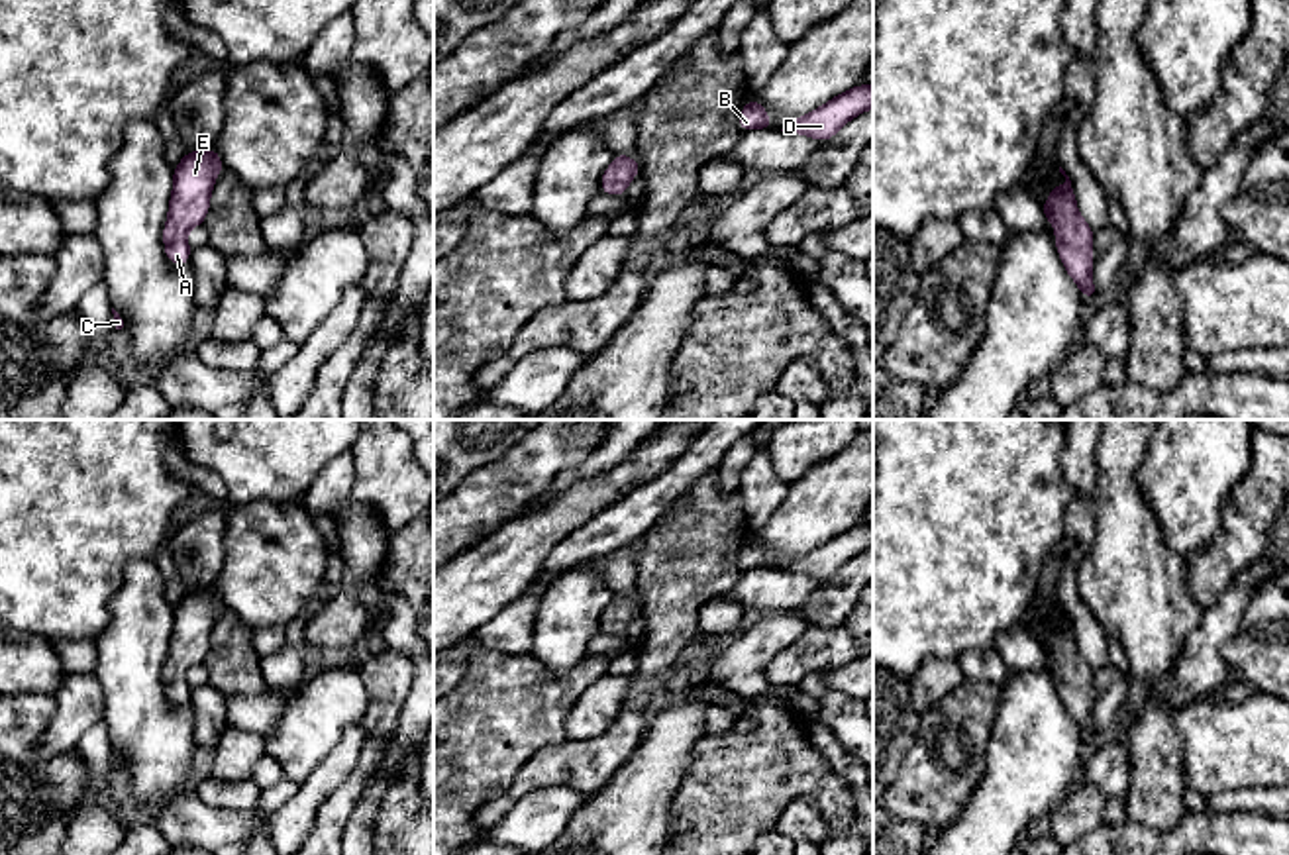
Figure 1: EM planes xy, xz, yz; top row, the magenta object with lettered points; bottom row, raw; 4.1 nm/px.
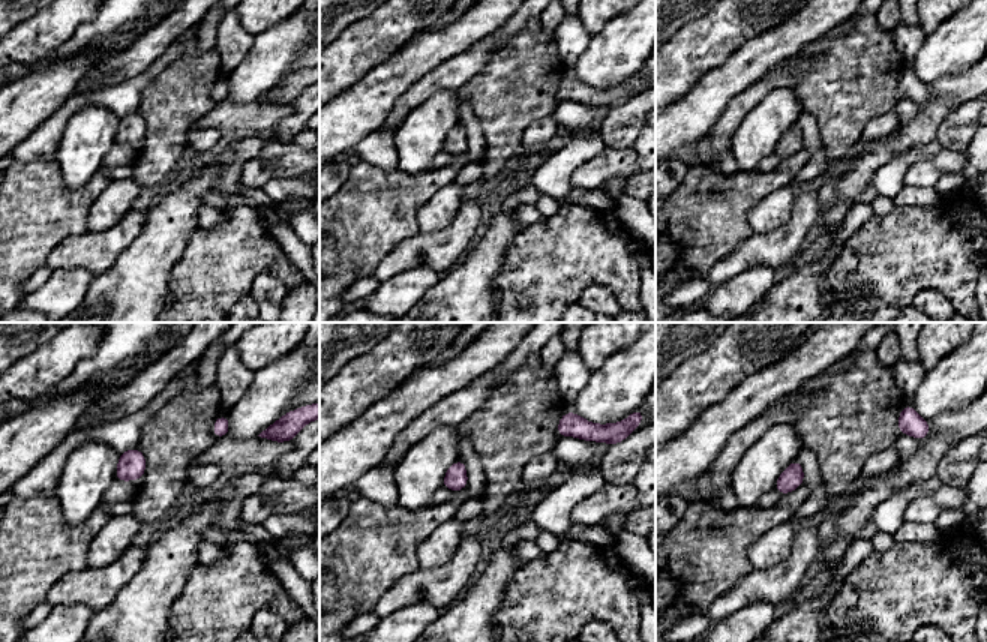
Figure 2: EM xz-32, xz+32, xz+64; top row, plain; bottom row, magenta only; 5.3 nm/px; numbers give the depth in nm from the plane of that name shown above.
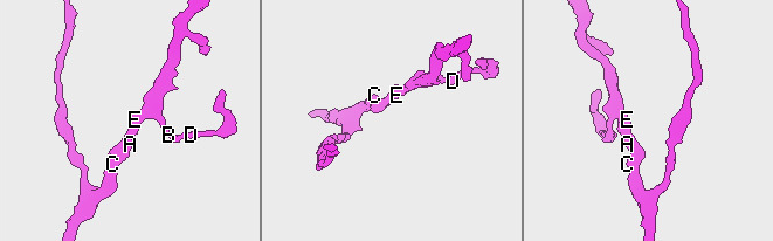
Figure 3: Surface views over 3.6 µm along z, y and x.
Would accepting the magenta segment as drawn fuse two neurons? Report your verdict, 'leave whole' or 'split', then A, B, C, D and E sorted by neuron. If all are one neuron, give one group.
leave whole | A B C D E

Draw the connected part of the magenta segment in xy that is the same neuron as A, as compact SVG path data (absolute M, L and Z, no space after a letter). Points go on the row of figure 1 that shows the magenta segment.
M210 147L206 151L188 151L173 171L169 222L163 227L169 263L188 265L192 249L184 231L204 224L216 175L224 169L220 155Z

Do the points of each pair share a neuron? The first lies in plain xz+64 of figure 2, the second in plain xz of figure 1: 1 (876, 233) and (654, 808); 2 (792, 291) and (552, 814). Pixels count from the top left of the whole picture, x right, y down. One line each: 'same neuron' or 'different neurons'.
1: different neurons
2: different neurons

